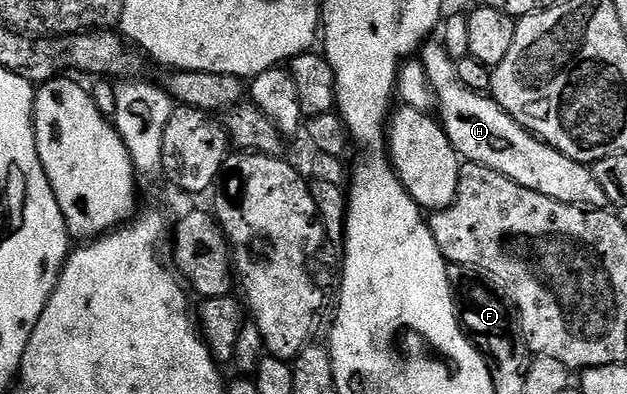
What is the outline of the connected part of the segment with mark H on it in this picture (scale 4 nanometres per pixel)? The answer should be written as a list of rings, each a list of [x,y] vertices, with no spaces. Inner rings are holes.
[[[425,44],[422,49],[426,75],[430,75],[430,83],[436,92],[439,120],[450,143],[465,162],[496,169],[514,179],[514,183],[530,187],[530,191],[538,191],[538,195],[558,199],[558,203],[590,209],[602,209],[608,205],[606,191],[598,187],[598,179],[594,179],[591,168],[585,162],[562,155],[529,129],[523,129],[488,93],[475,93],[465,87],[462,79],[458,79],[456,62],[445,51],[443,44],[432,44]]]

